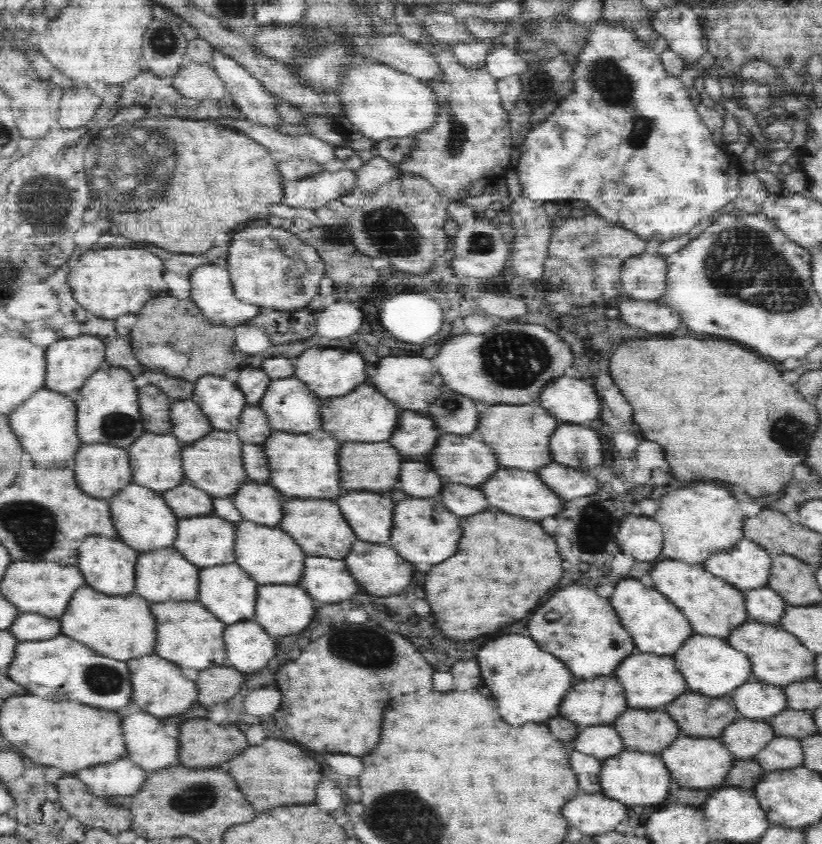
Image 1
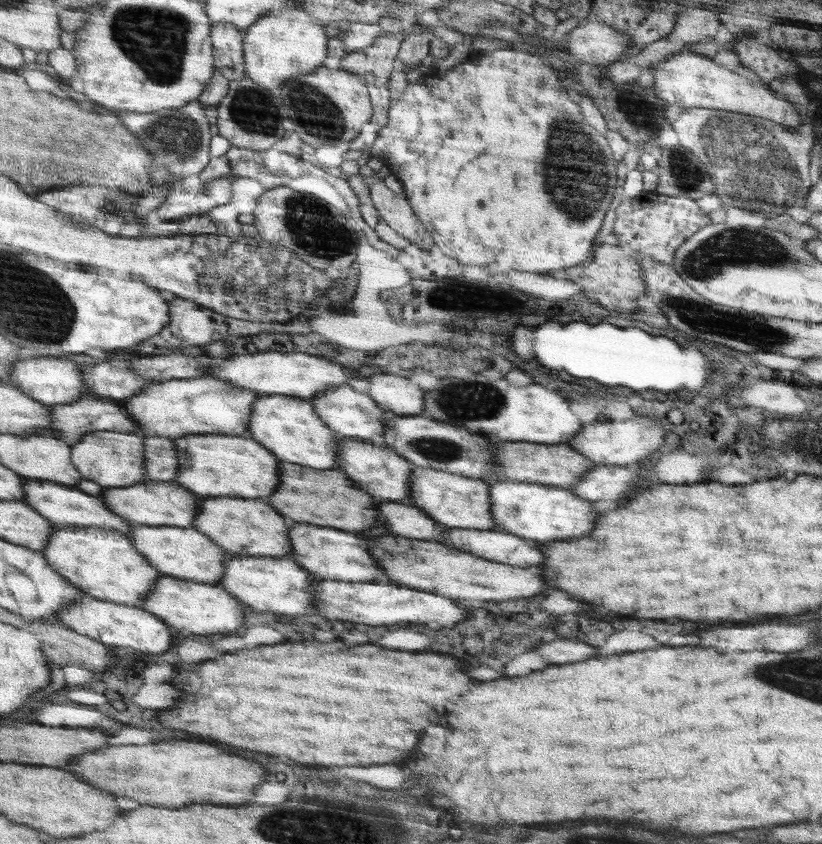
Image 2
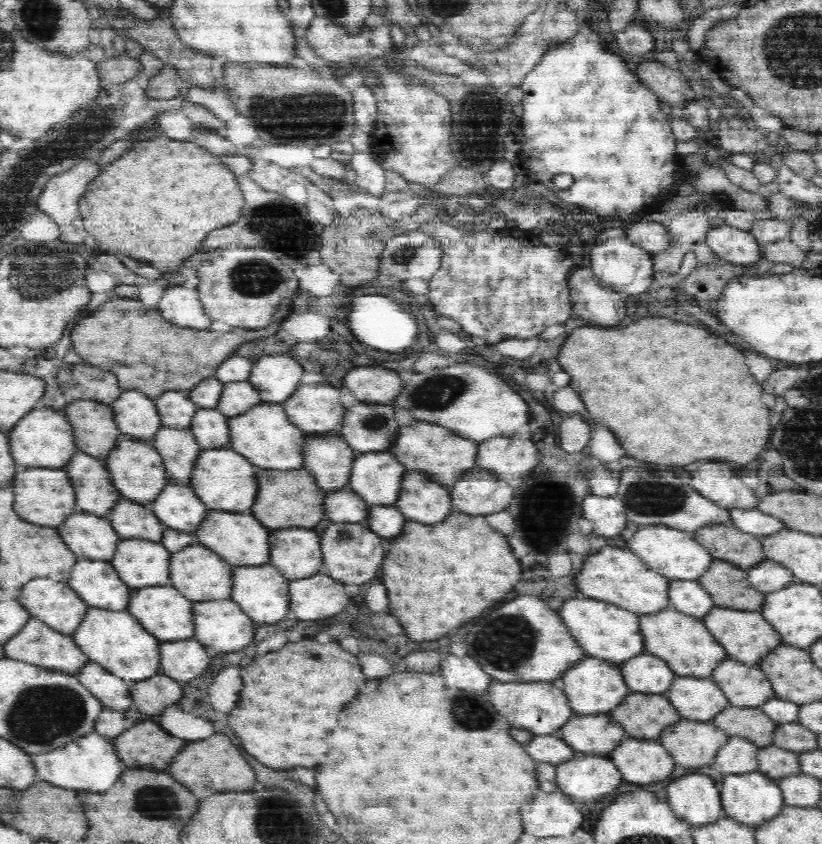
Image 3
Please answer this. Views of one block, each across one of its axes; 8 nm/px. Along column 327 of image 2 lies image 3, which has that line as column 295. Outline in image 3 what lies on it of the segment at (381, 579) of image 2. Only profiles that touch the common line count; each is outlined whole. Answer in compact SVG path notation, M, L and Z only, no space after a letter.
M286 528L271 532L271 559L290 580L303 579L322 571L322 536L314 528Z

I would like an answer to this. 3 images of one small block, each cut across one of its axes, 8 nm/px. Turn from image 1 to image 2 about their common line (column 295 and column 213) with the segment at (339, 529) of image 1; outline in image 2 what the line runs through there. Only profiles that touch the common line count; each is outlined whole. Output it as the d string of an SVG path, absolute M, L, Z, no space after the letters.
M202 498L200 513L194 528L208 533L232 556L286 557L292 550L289 533L294 522L278 512L266 498Z

